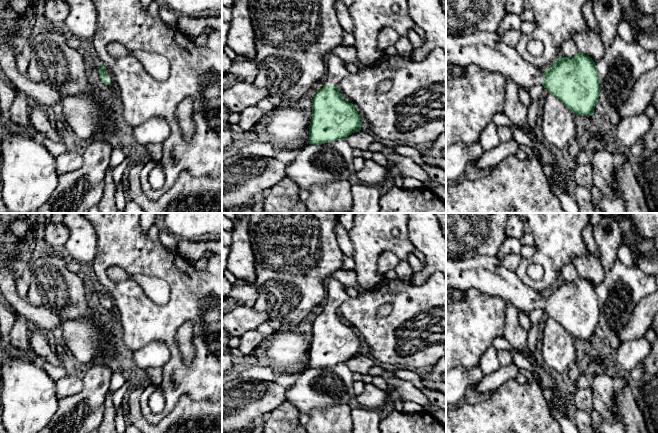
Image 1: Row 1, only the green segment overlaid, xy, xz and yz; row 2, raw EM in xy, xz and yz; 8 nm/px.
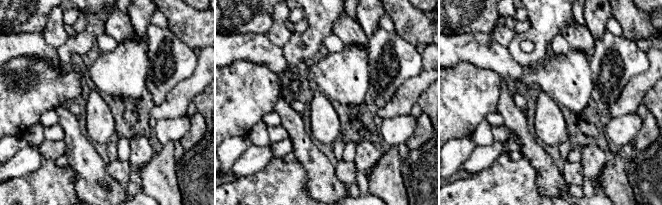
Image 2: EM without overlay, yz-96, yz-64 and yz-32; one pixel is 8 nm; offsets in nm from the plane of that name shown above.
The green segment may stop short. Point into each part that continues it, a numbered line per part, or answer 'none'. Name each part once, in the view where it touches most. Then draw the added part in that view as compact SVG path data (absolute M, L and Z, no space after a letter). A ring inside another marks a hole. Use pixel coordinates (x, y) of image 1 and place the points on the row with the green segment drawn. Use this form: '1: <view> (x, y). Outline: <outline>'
1: xy (107, 72). Outline: M106 68L106 71L105 71L104 75L108 75L109 78L106 79L106 80L109 81L111 84L114 84L115 81L114 81L113 75L107 68Z

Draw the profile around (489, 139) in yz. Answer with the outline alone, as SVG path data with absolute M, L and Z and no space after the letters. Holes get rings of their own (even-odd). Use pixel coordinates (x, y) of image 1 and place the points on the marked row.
M493 122L488 124L482 131L482 134L479 138L479 143L482 151L484 152L494 149L501 143L497 126Z

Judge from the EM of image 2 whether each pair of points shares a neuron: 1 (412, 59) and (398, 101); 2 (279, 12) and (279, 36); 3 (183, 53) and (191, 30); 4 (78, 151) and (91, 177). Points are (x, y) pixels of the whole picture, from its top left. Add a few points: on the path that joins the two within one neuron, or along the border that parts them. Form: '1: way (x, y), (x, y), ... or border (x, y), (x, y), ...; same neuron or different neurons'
1: border (403, 80), (397, 89); different neurons
2: way (279, 18), (279, 30); same neuron
3: border (169, 28), (193, 49); different neurons
4: way (82, 157), (82, 160), (91, 171); same neuron

